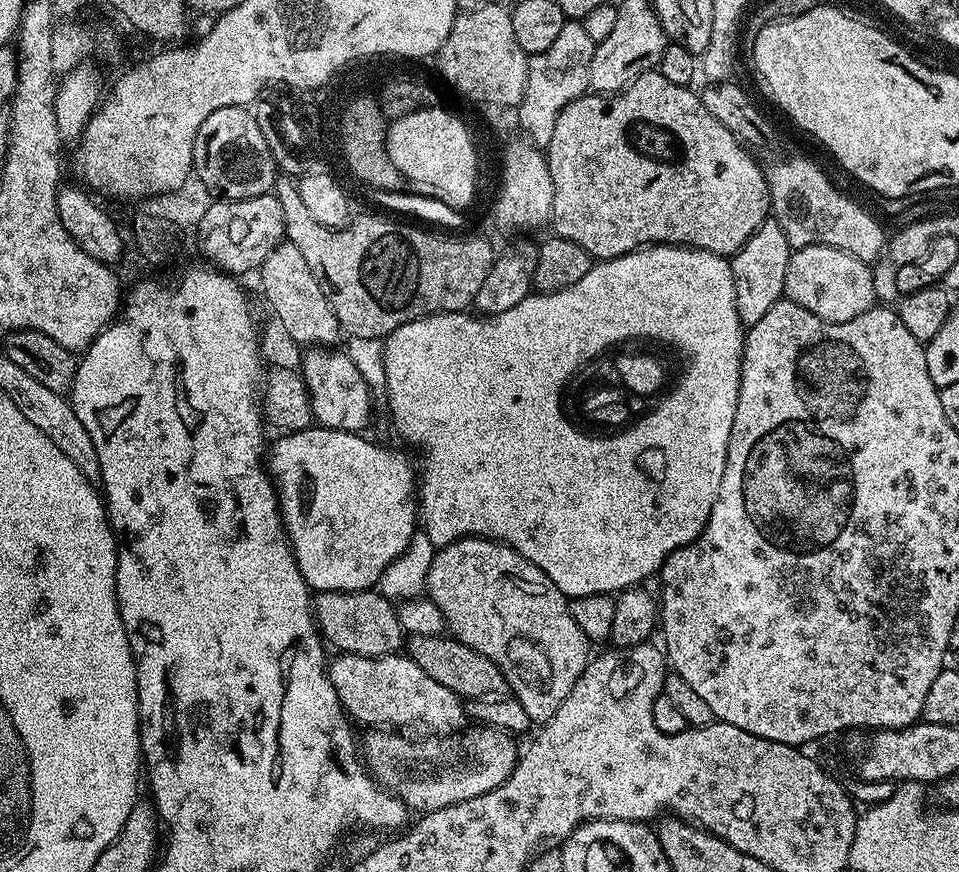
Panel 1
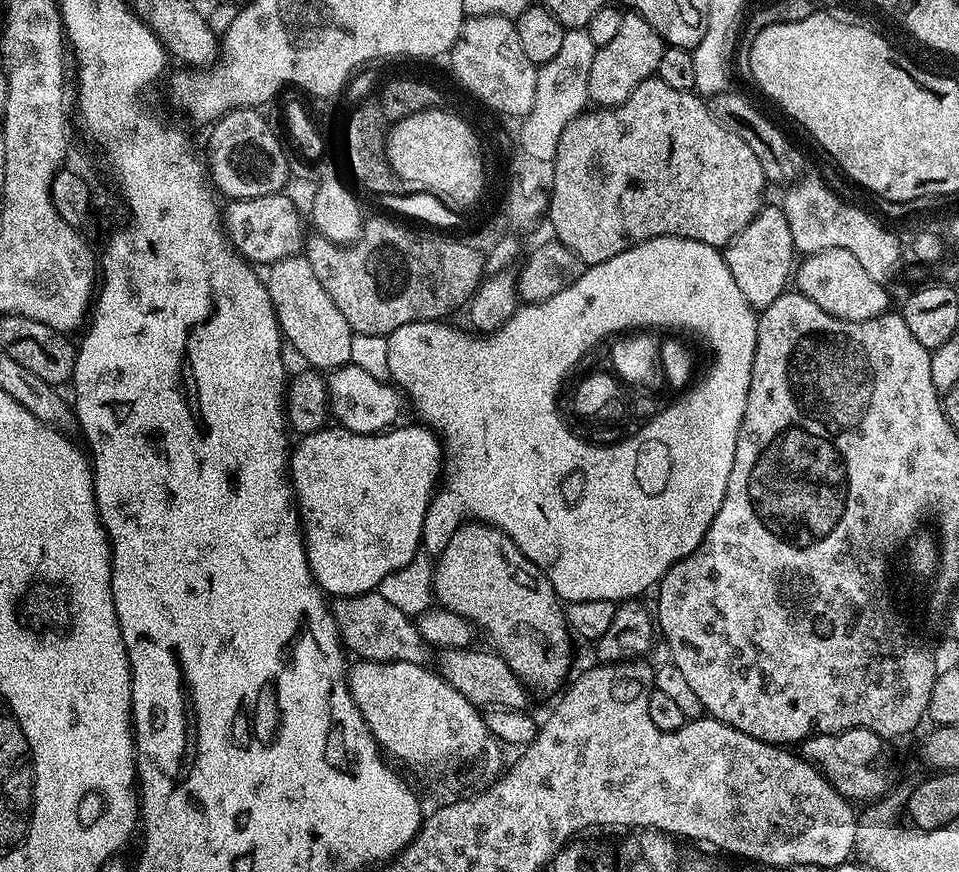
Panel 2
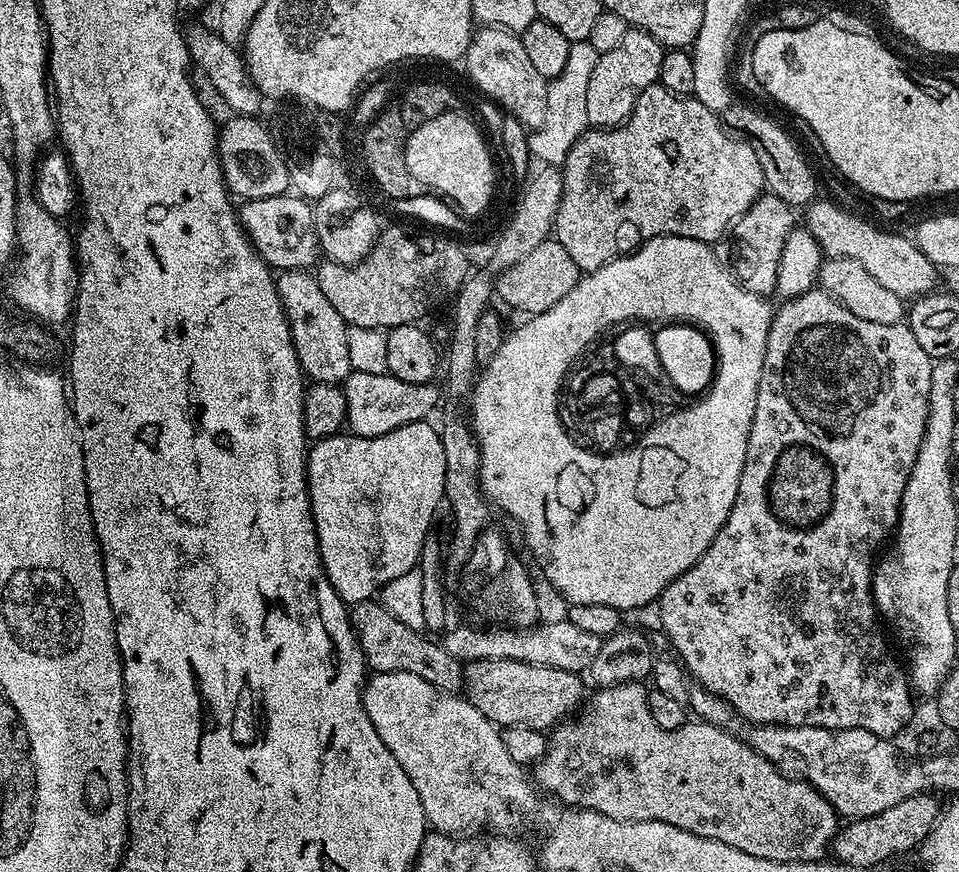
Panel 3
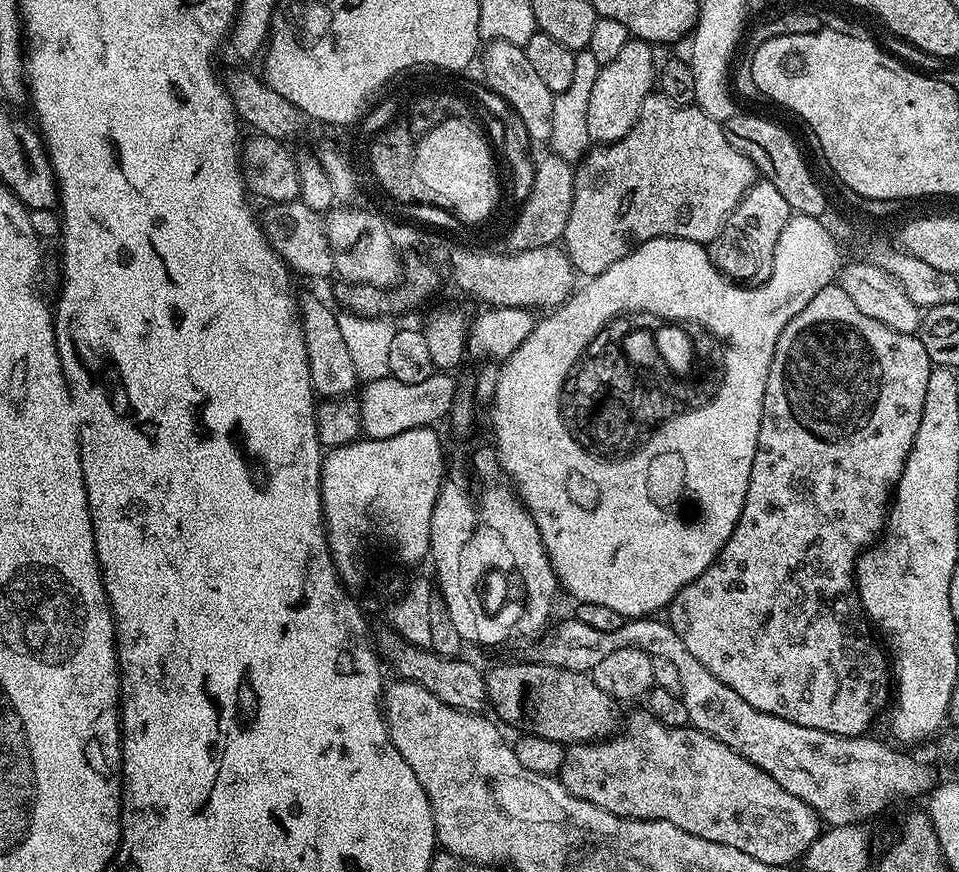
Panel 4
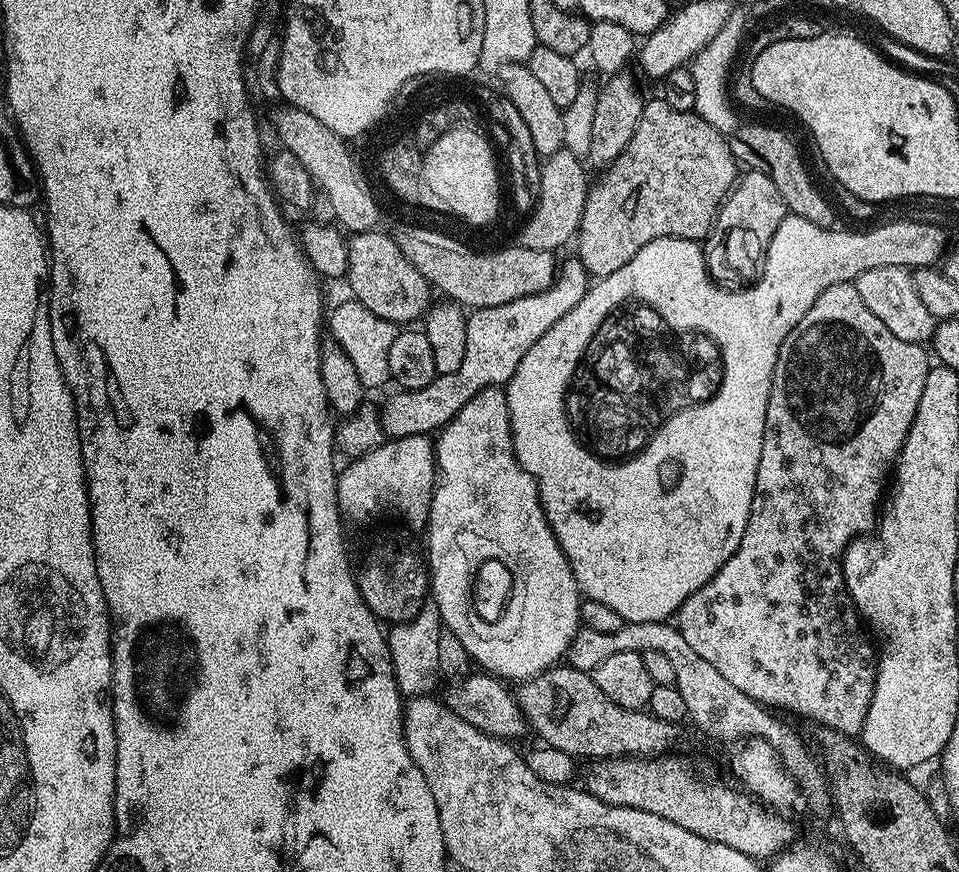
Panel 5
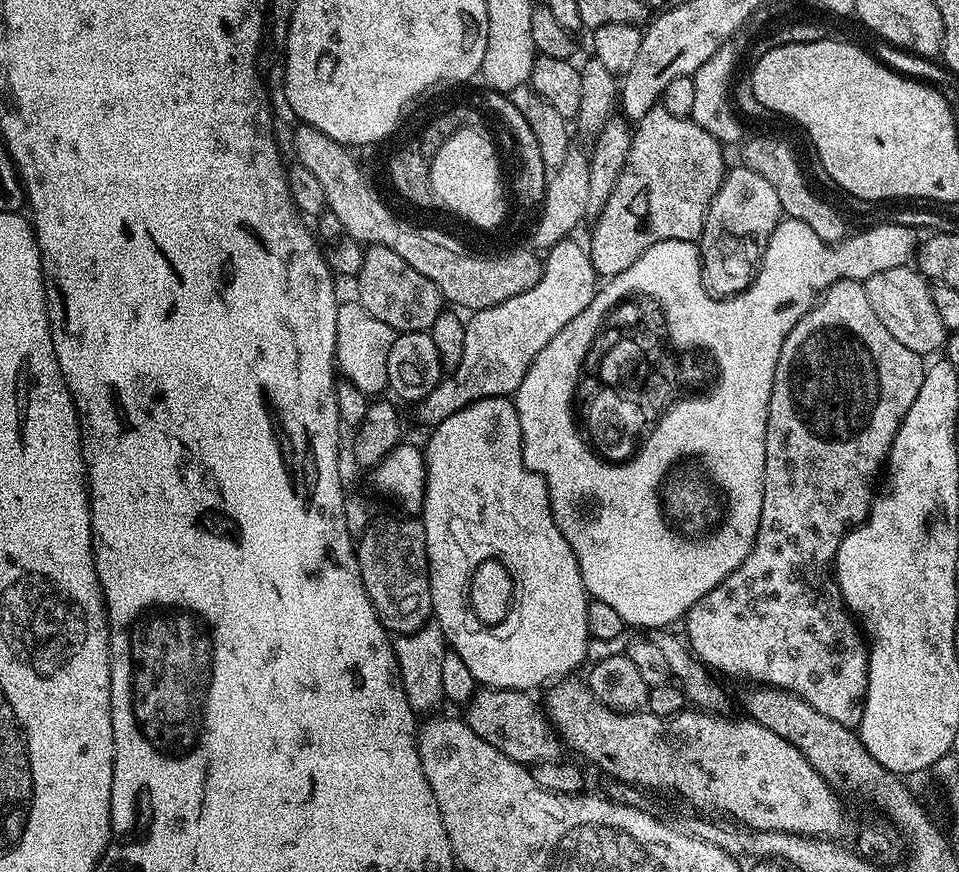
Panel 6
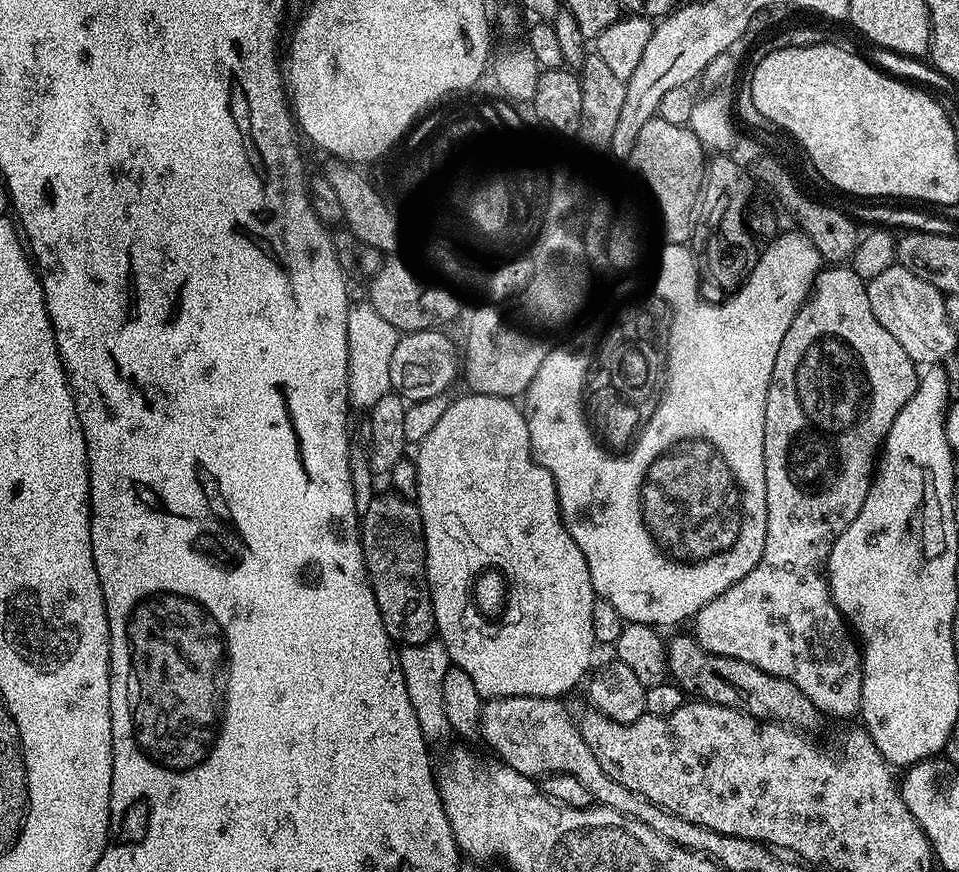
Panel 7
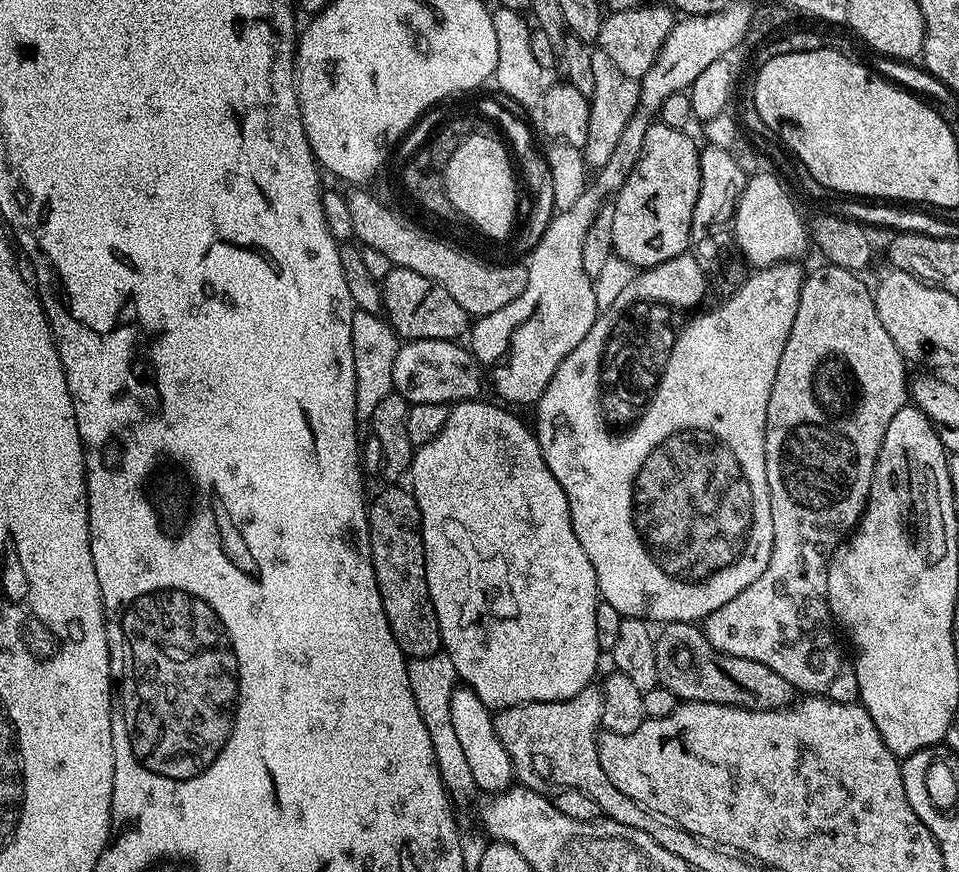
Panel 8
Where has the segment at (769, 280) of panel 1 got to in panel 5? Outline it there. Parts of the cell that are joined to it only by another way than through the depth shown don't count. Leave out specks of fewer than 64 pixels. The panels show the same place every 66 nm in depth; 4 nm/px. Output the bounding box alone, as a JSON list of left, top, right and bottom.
[702,171,789,286]

